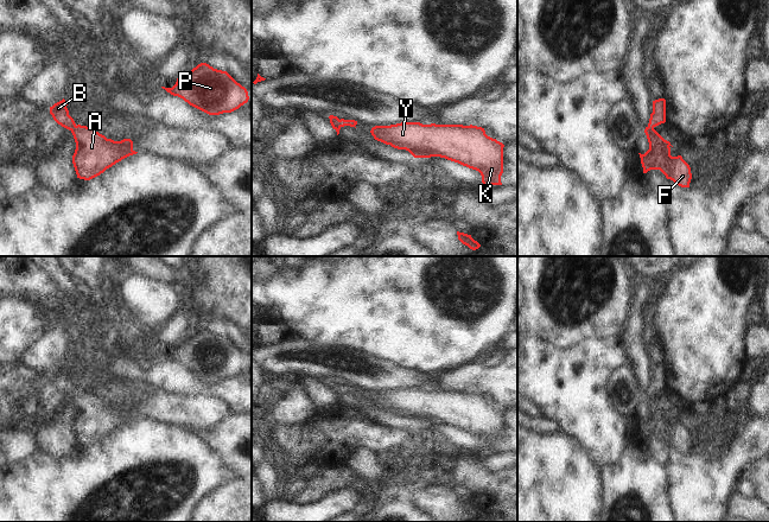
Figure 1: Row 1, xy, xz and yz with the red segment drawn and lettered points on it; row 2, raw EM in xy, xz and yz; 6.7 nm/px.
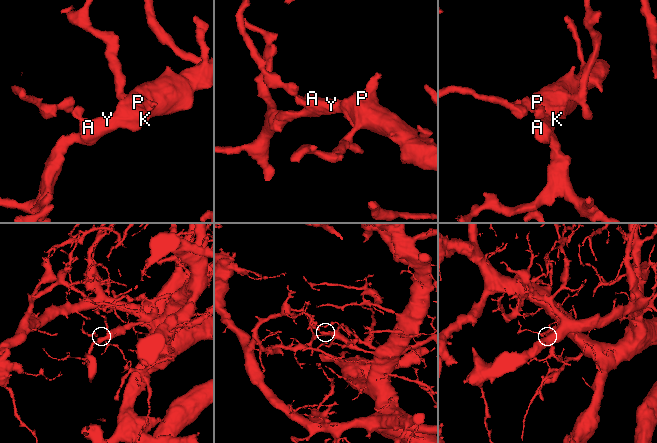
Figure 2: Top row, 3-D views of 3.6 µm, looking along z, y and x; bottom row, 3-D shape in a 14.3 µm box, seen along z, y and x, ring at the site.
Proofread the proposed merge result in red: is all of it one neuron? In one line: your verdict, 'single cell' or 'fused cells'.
single cell

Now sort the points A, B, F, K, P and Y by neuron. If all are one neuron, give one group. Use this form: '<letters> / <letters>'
A B F K P Y

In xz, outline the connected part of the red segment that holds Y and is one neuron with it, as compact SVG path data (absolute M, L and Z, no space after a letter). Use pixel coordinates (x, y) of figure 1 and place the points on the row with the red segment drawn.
M401 122L390 126L375 126L370 130L375 140L398 149L408 151L414 158L440 157L476 170L482 176L484 189L502 185L504 145L485 134L484 128L463 125L422 125Z

